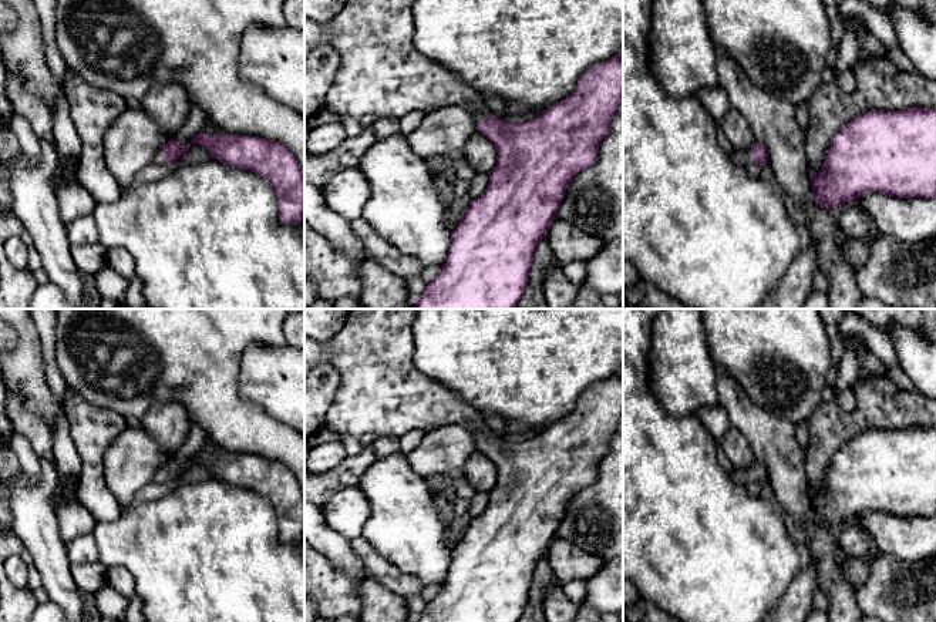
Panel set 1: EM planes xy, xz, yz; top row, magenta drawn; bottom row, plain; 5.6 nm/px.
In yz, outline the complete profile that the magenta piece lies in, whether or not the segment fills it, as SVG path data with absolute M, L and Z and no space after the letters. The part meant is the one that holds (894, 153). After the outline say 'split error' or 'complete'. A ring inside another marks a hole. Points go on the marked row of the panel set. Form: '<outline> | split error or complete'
M936 108L872 110L853 118L835 132L822 169L817 174L809 168L809 181L814 199L828 209L865 192L936 198Z | complete

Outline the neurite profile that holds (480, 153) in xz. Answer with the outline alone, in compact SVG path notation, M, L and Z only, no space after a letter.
M475 131L465 144L465 162L474 168L477 174L488 174L495 167L496 157L494 144L478 131Z

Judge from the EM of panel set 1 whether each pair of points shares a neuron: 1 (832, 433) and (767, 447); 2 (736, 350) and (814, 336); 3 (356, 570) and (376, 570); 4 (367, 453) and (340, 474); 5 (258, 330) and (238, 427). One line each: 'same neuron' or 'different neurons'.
1: different neurons
2: same neuron
3: different neurons
4: same neuron
5: same neuron

